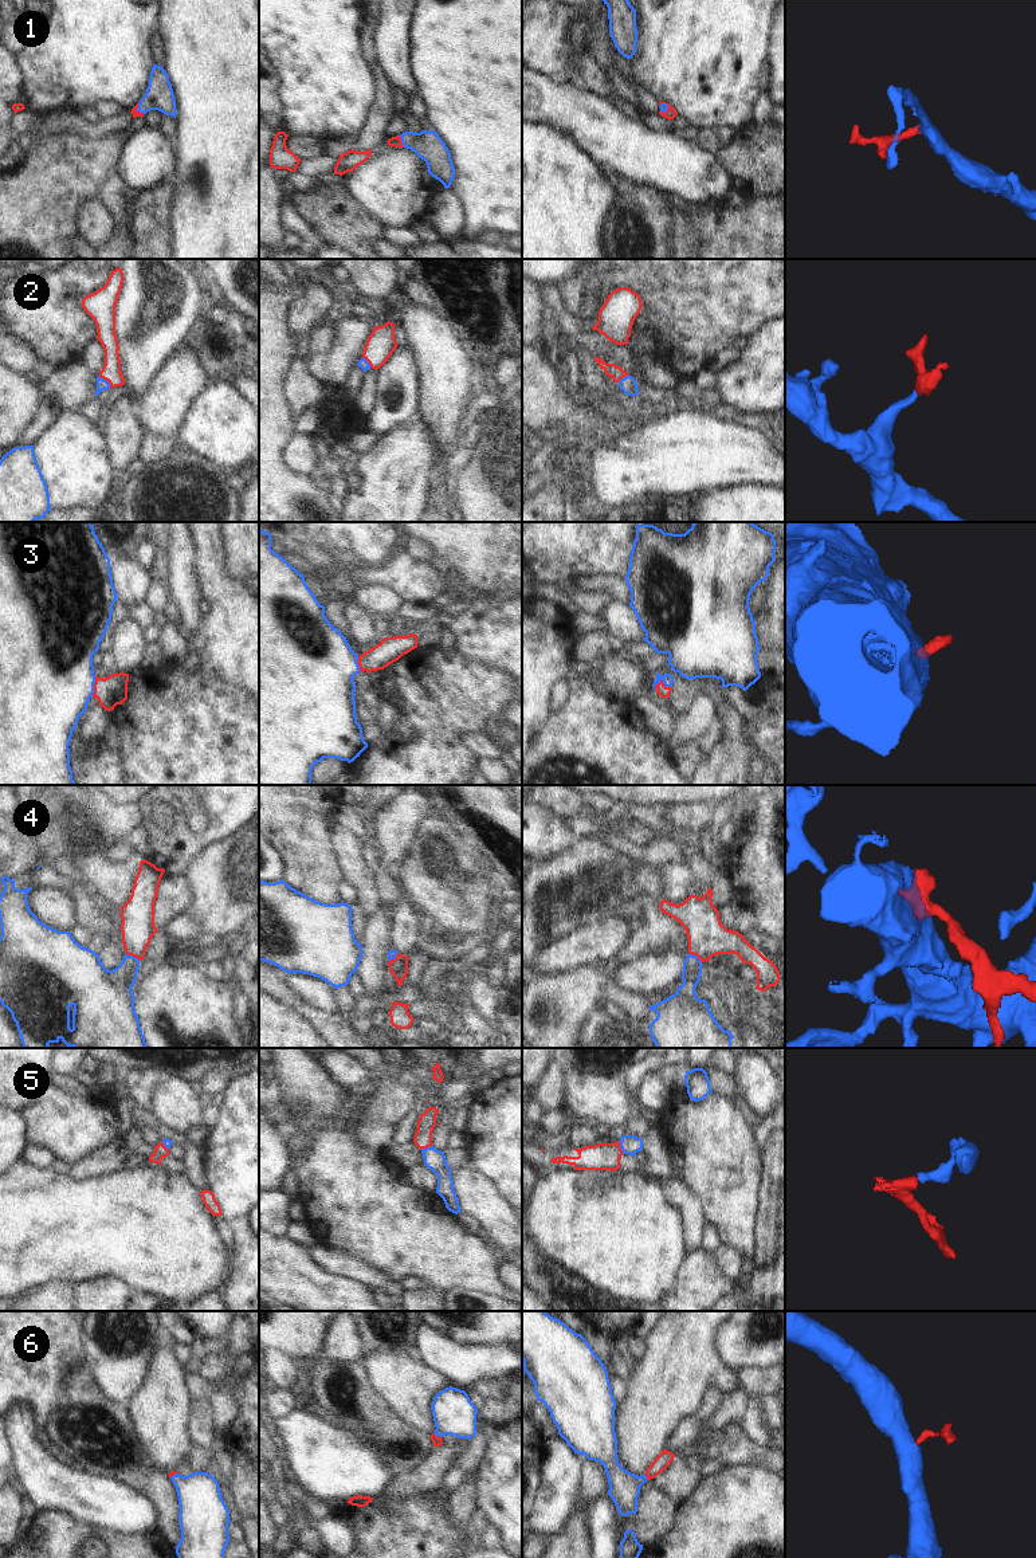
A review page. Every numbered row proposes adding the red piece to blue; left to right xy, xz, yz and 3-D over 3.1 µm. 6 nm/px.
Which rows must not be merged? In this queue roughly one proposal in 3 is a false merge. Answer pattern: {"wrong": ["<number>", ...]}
{"wrong": []}

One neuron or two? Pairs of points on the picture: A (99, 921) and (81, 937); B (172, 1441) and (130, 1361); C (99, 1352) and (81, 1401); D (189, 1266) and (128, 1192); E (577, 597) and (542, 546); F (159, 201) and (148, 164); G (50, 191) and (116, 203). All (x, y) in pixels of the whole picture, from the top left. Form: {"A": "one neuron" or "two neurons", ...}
{"A": "two neurons", "B": "two neurons", "C": "two neurons", "D": "one neuron", "E": "two neurons", "F": "two neurons", "G": "two neurons"}

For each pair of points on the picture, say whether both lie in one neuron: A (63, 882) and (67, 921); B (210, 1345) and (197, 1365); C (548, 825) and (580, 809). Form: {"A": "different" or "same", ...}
{"A": "different", "B": "same", "C": "different"}

